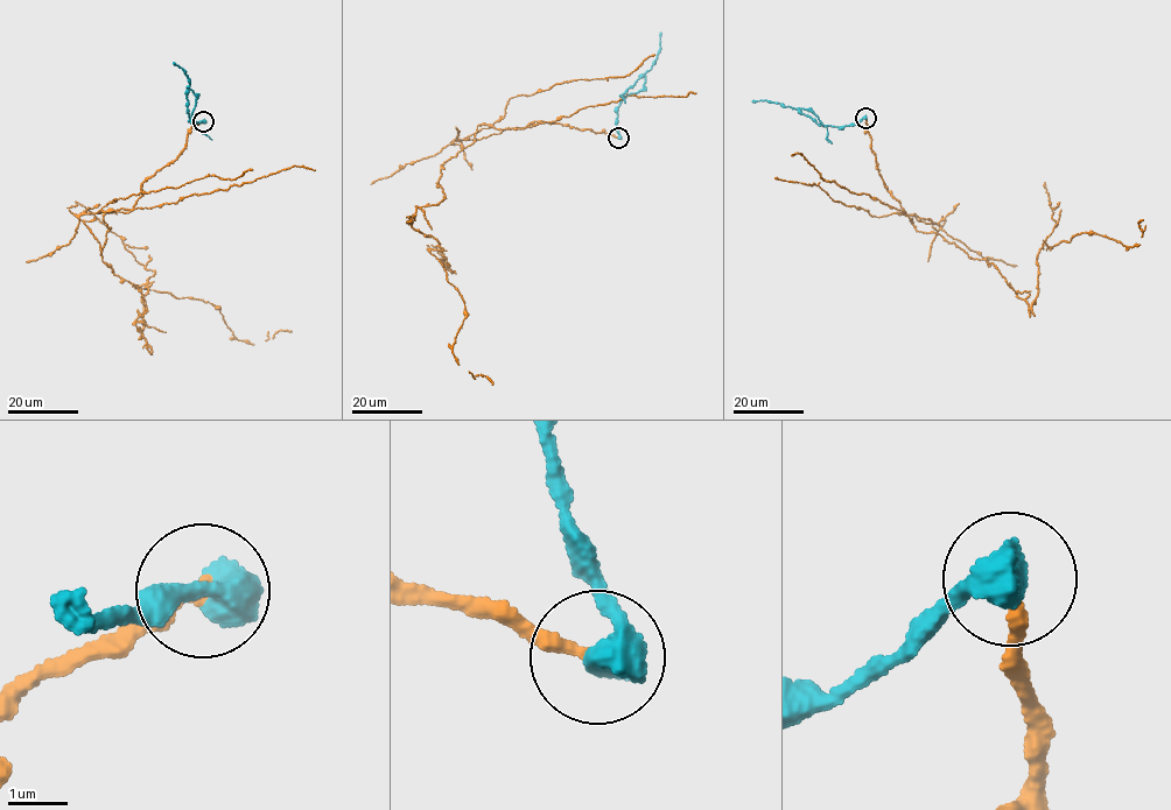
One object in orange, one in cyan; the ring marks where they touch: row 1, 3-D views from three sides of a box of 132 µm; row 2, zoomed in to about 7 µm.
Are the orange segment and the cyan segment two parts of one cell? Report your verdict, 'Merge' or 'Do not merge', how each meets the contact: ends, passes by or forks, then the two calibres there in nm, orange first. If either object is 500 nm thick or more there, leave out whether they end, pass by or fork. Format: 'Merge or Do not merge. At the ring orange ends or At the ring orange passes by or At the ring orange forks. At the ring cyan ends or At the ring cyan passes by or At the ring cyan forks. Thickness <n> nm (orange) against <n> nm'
Do not merge. Thickness 240 nm (orange) against 650 nm

